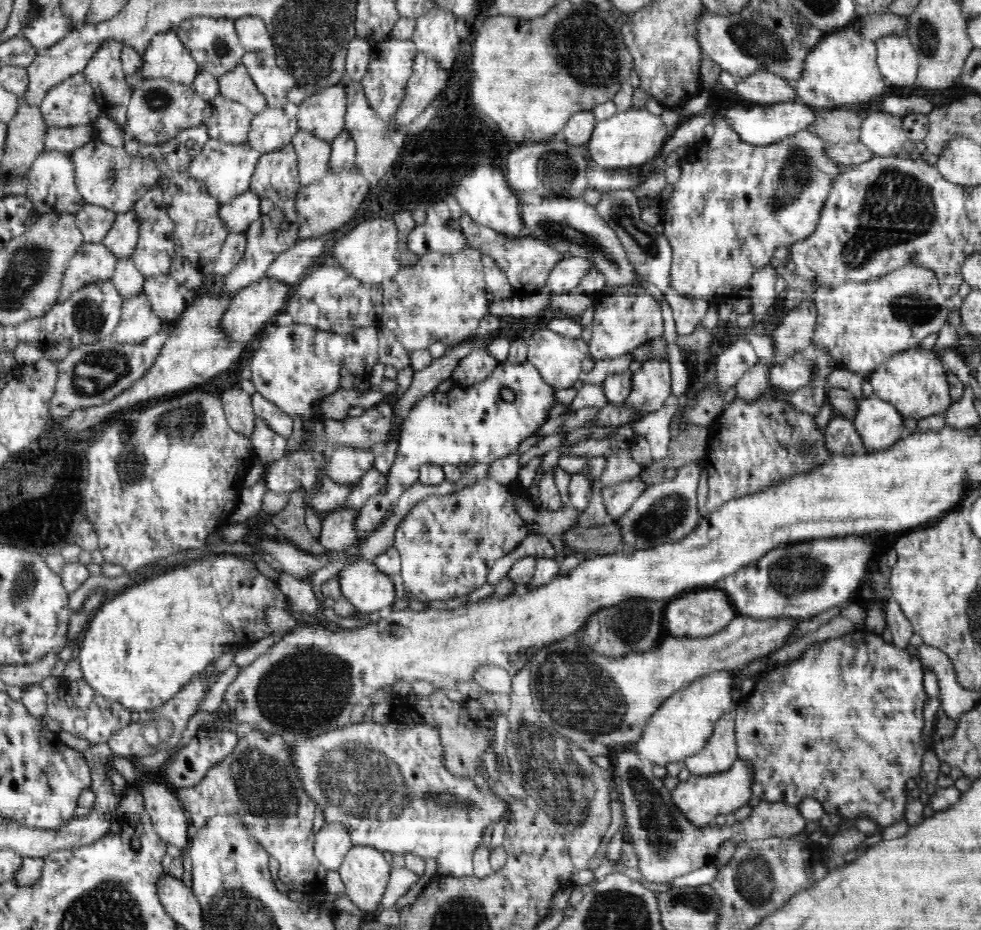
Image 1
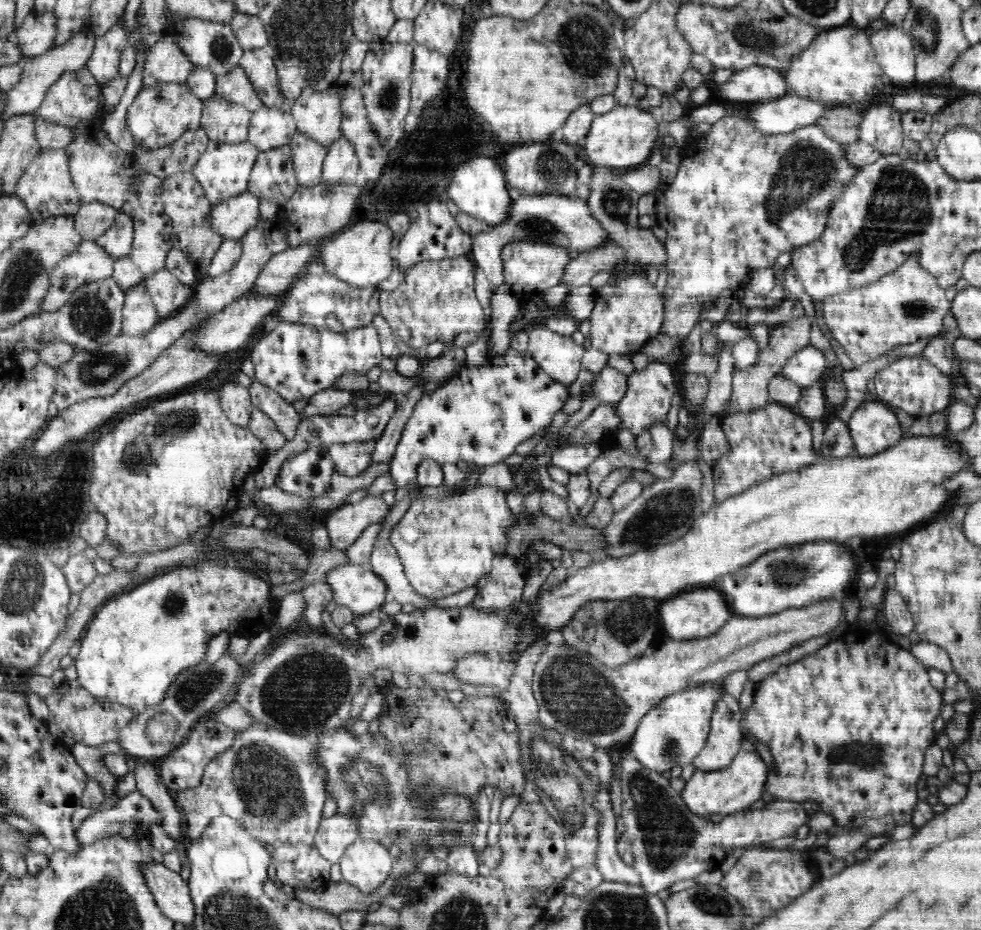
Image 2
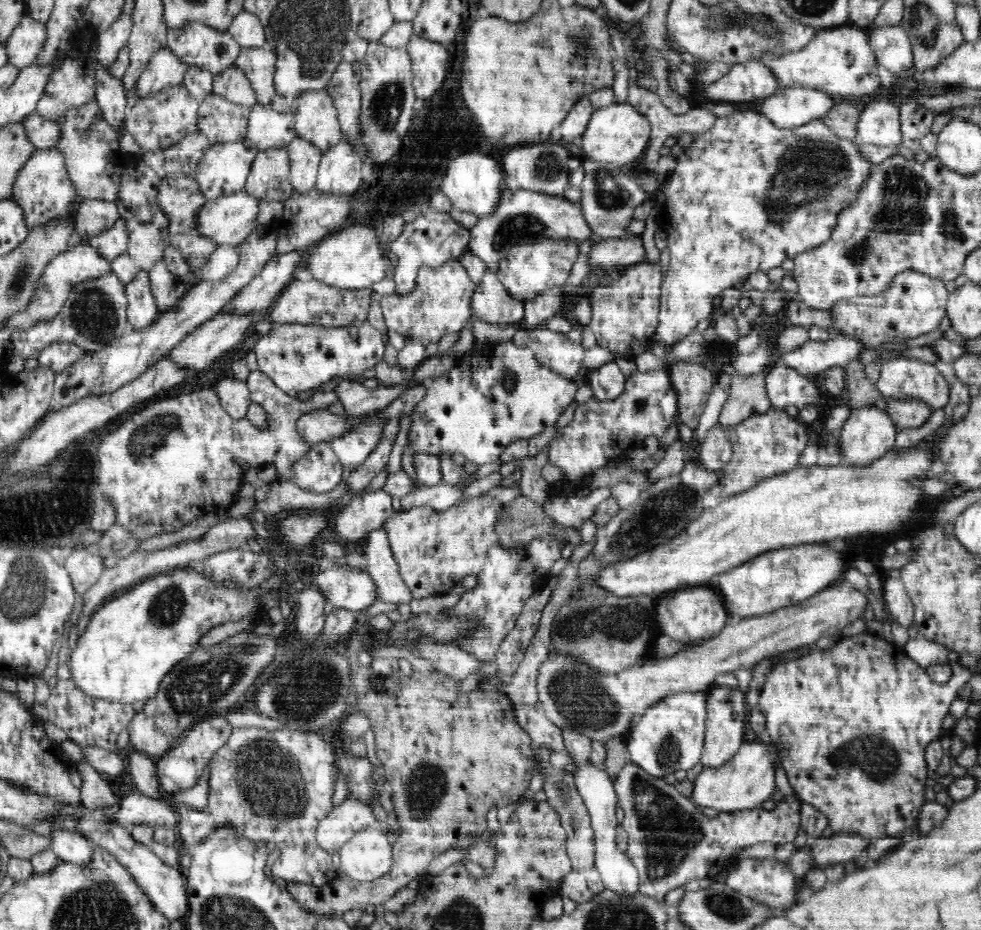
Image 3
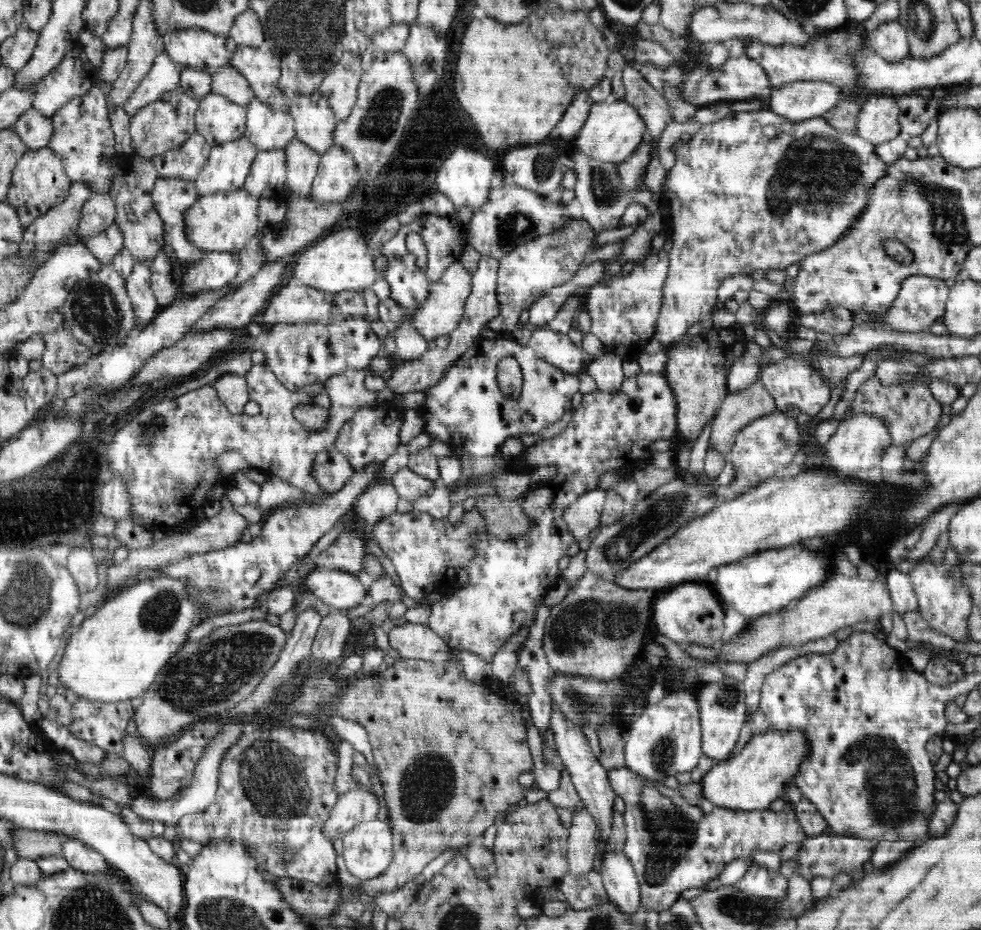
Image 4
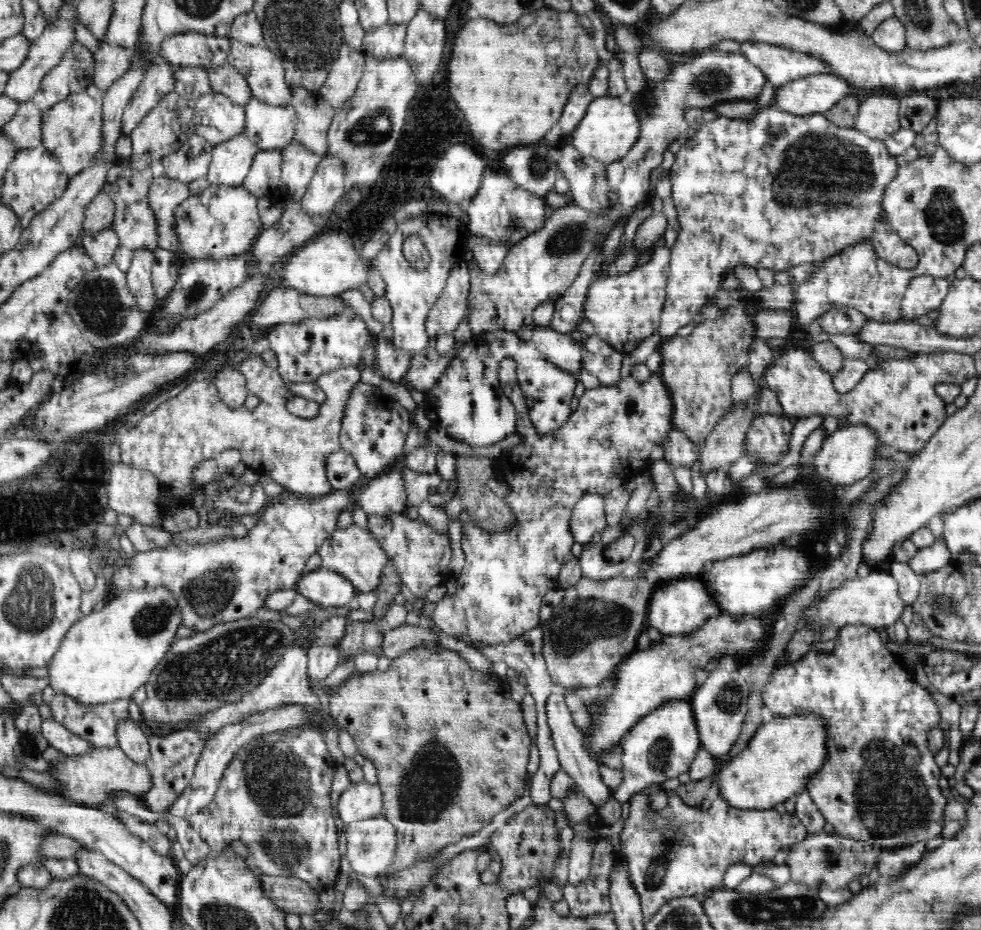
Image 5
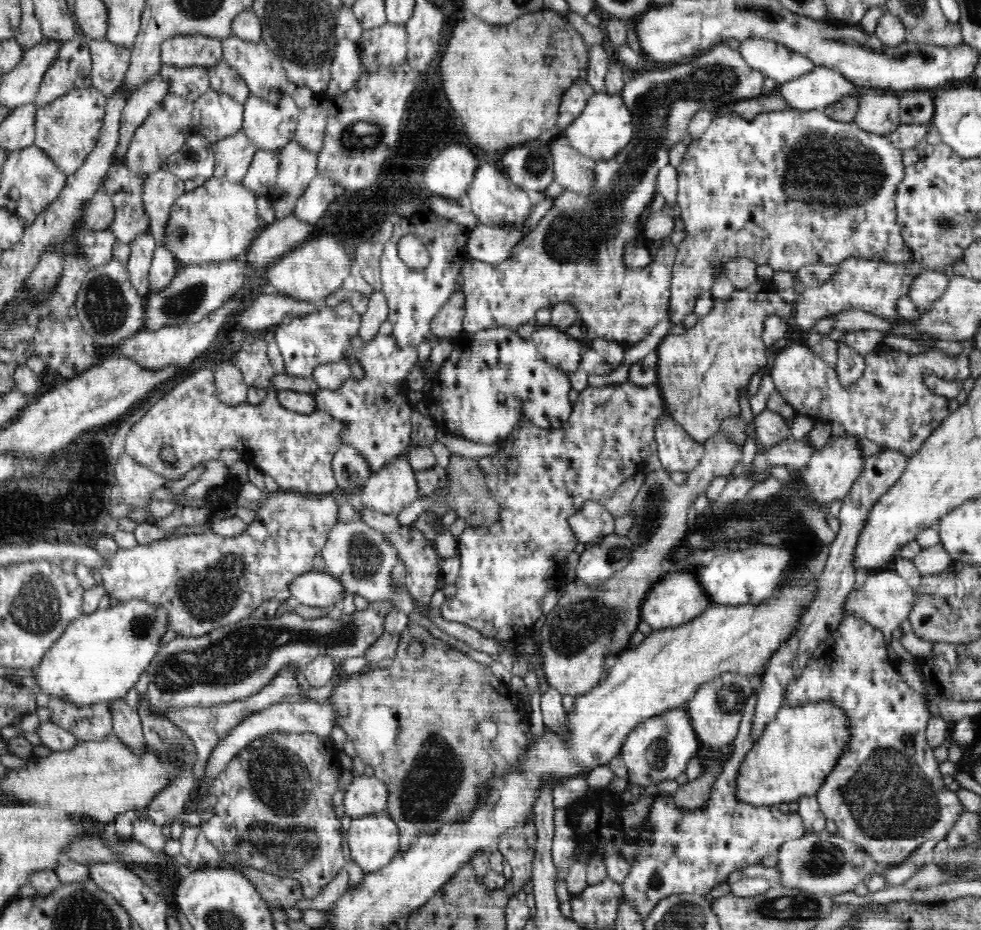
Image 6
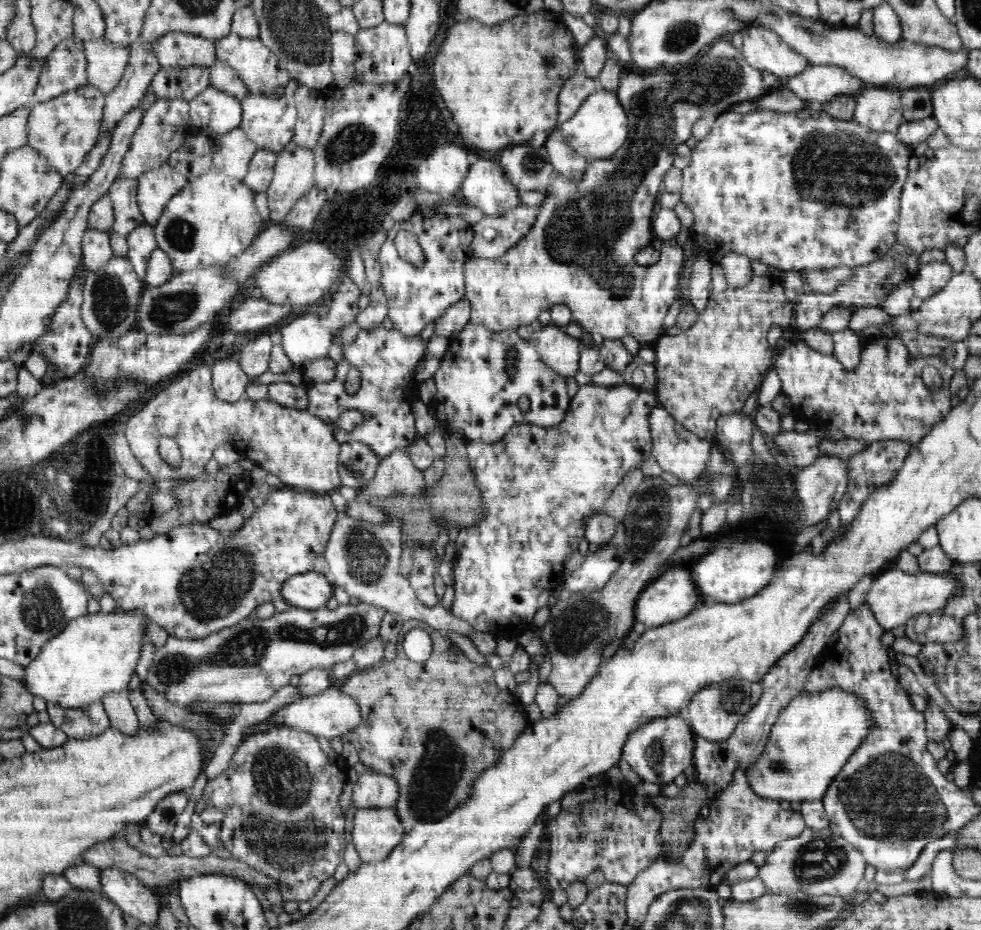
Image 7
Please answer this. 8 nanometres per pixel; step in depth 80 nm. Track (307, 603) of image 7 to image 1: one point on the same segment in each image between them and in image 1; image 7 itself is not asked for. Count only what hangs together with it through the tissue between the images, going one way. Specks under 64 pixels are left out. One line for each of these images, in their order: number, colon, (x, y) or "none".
1: (369, 590)
2: (357, 587)
3: (345, 587)
4: (341, 590)
5: (323, 587)
6: (319, 589)

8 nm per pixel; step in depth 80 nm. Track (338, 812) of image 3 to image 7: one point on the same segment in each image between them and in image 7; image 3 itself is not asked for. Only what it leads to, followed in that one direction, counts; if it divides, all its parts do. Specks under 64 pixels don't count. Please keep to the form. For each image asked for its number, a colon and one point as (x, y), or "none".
4: (357, 805)
5: (361, 800)
6: (365, 795)
7: (376, 789)

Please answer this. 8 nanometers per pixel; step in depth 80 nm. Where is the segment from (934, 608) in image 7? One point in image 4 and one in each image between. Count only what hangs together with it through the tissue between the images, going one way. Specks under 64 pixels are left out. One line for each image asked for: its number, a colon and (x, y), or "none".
4: (843, 601)
5: (875, 600)
6: (885, 600)

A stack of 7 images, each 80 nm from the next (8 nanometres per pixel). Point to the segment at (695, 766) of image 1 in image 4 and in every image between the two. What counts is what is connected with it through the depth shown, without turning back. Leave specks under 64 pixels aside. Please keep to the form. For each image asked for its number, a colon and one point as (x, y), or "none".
2: (724, 740)
3: (724, 713)
4: (722, 709)

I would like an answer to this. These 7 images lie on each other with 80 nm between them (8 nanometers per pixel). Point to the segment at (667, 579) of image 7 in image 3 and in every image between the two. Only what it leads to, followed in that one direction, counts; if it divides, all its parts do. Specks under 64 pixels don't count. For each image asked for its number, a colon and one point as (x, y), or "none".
3: (689, 615)
4: (690, 613)
5: (679, 607)
6: (679, 598)

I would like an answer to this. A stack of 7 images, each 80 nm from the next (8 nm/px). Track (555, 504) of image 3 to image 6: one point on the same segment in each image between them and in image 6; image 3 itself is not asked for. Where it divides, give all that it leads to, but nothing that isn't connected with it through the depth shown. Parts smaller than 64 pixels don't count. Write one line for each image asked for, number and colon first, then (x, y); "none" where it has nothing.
4: (582, 517)
5: (588, 520)
6: (593, 522)

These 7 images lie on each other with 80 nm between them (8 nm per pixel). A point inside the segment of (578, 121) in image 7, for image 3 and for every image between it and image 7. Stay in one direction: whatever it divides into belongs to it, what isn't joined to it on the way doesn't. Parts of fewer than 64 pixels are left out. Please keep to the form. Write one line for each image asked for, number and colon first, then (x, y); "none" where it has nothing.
3: (617, 134)
4: (614, 129)
5: (609, 128)
6: (605, 126)

